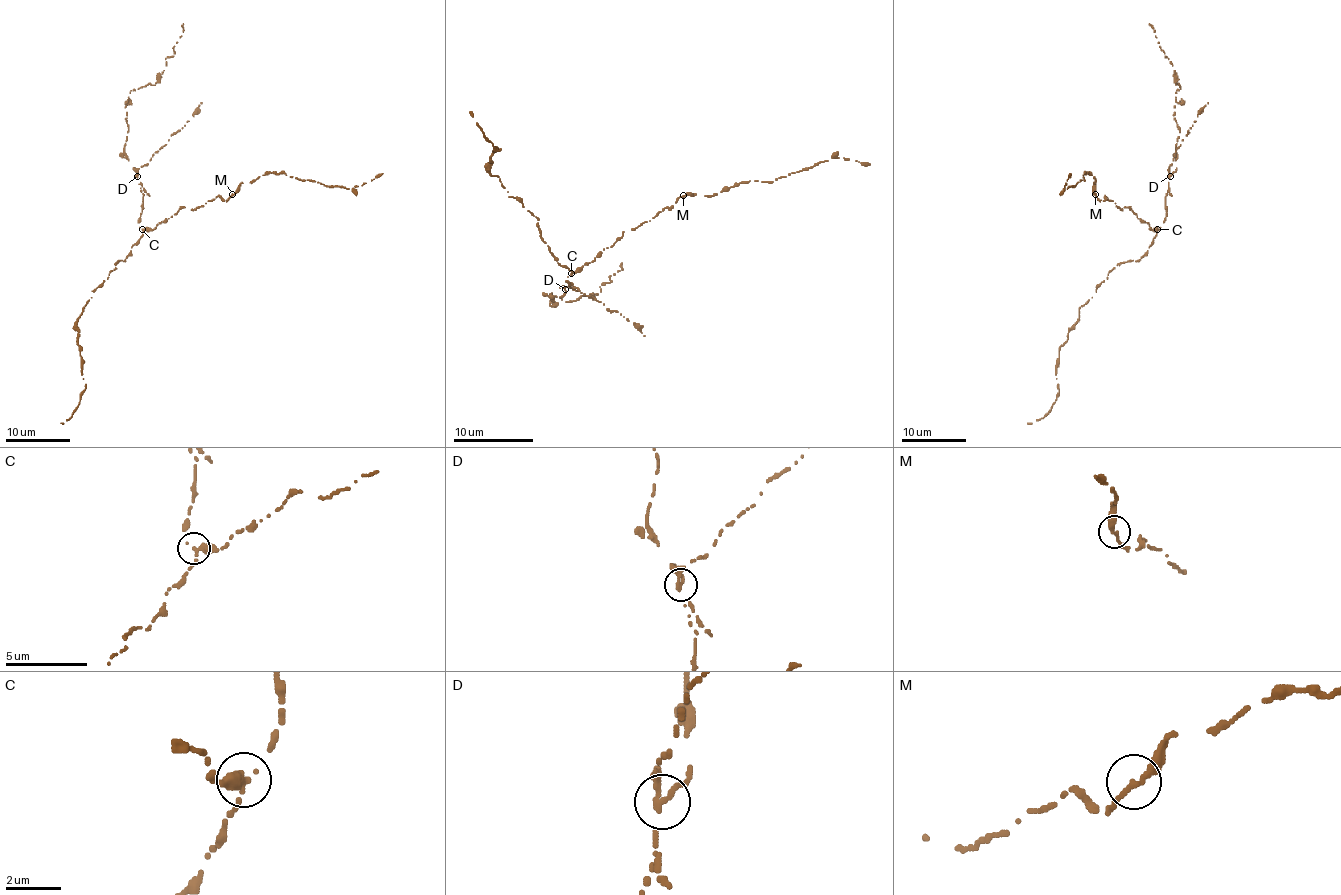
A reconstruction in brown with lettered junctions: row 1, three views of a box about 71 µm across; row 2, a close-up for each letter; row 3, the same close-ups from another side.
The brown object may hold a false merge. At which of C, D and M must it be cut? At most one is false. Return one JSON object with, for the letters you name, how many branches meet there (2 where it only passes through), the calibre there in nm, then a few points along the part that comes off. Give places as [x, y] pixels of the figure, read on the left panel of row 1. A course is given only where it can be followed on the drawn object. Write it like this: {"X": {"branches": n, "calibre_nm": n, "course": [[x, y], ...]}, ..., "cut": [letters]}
{"D": {"branches": 3, "calibre_nm": 200, "course": [[137, 176], [125, 153], [129, 92], [157, 81], [166, 65], [165, 59], [174, 54], [182, 23]]}, "cut": ["D"]}

